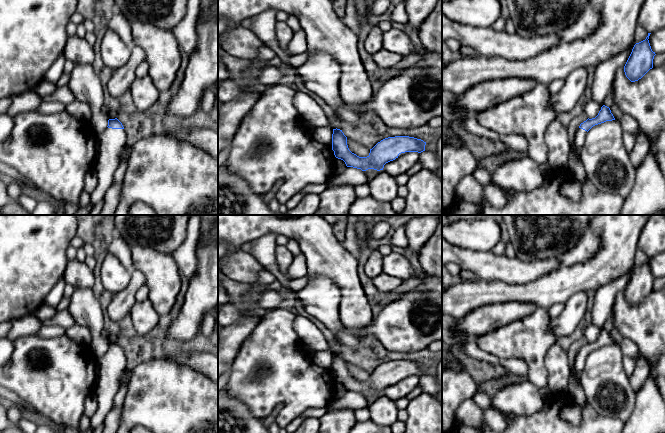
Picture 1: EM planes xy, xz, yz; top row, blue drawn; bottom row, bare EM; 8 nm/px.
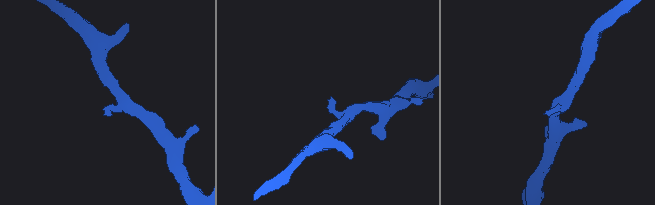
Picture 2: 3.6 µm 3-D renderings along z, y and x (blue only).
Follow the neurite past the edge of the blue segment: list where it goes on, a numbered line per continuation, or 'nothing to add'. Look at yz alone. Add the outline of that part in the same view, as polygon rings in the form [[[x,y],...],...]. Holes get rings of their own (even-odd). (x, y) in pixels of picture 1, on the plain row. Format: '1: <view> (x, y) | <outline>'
1: yz (580, 360) | [[[578,352],[575,357],[574,367],[571,369],[574,372],[574,375],[580,380],[582,372],[586,364],[587,355]]]

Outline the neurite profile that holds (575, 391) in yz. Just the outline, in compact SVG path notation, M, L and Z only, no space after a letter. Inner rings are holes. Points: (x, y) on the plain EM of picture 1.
M572 370L568 379L567 394L573 400L574 404L580 407L583 407L587 403L581 381L574 375Z

